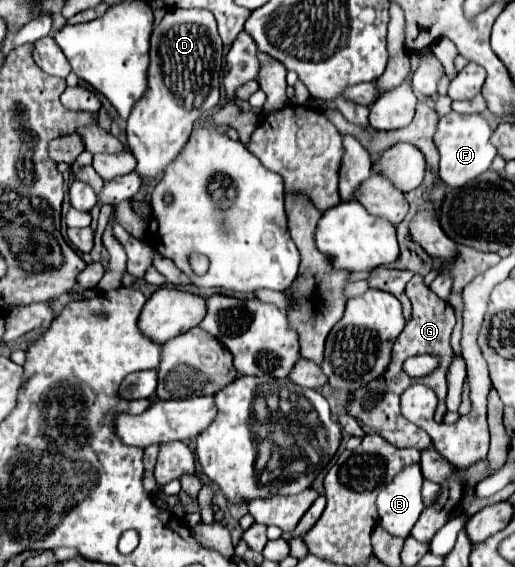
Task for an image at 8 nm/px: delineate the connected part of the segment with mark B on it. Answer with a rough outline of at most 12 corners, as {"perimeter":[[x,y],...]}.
{"perimeter":[[412,463],[382,487],[380,525],[408,537],[422,505],[422,471]]}

